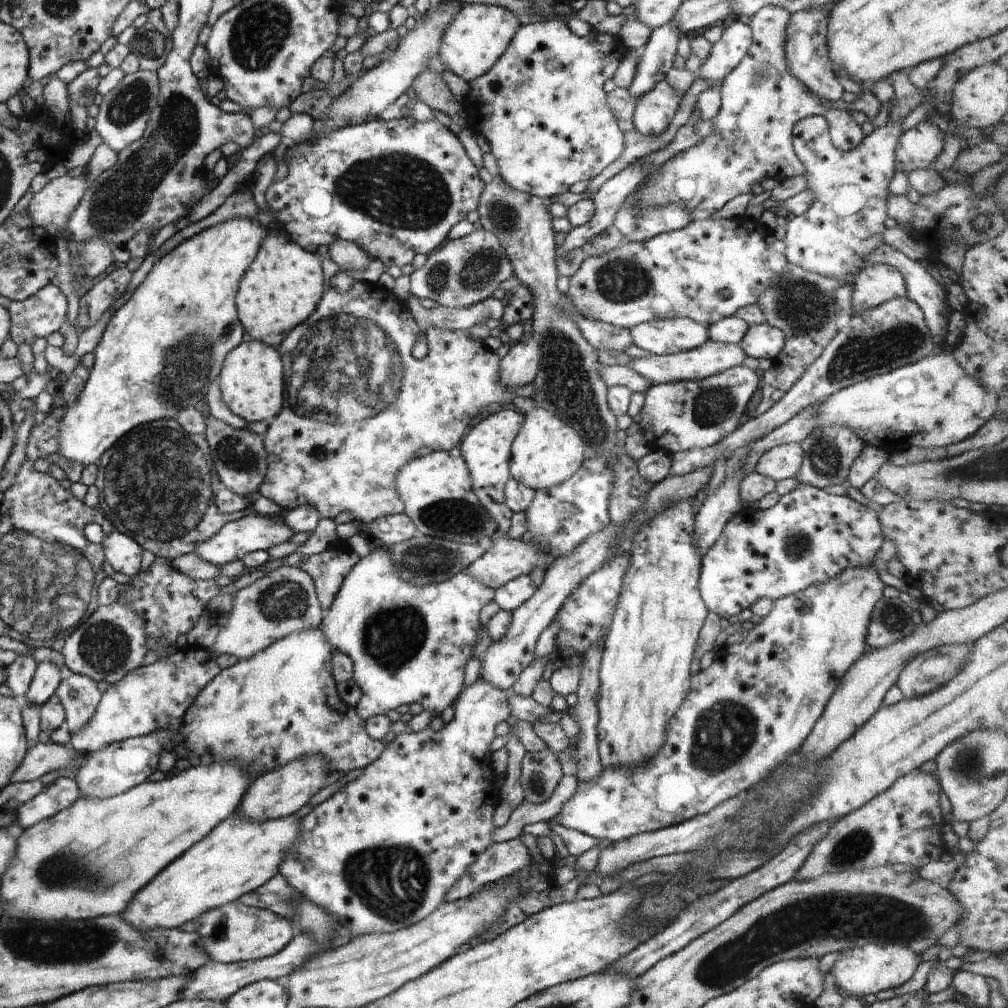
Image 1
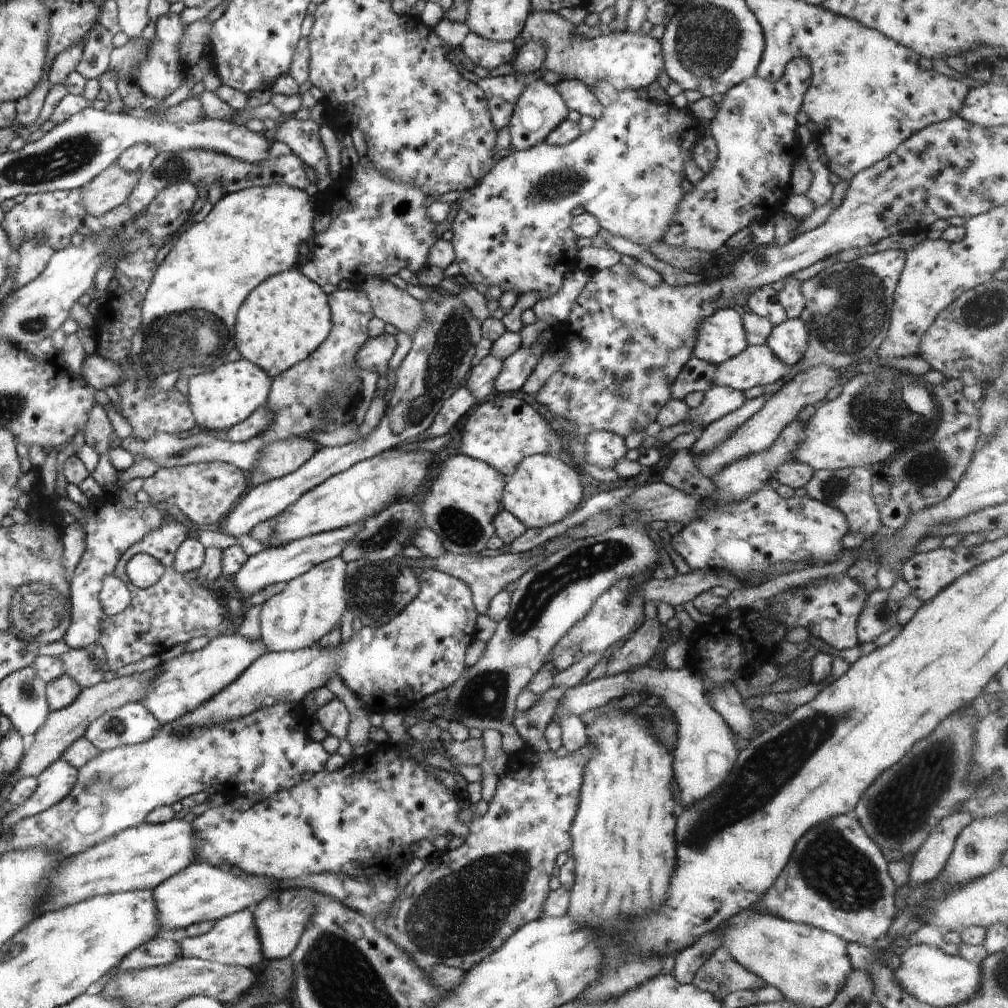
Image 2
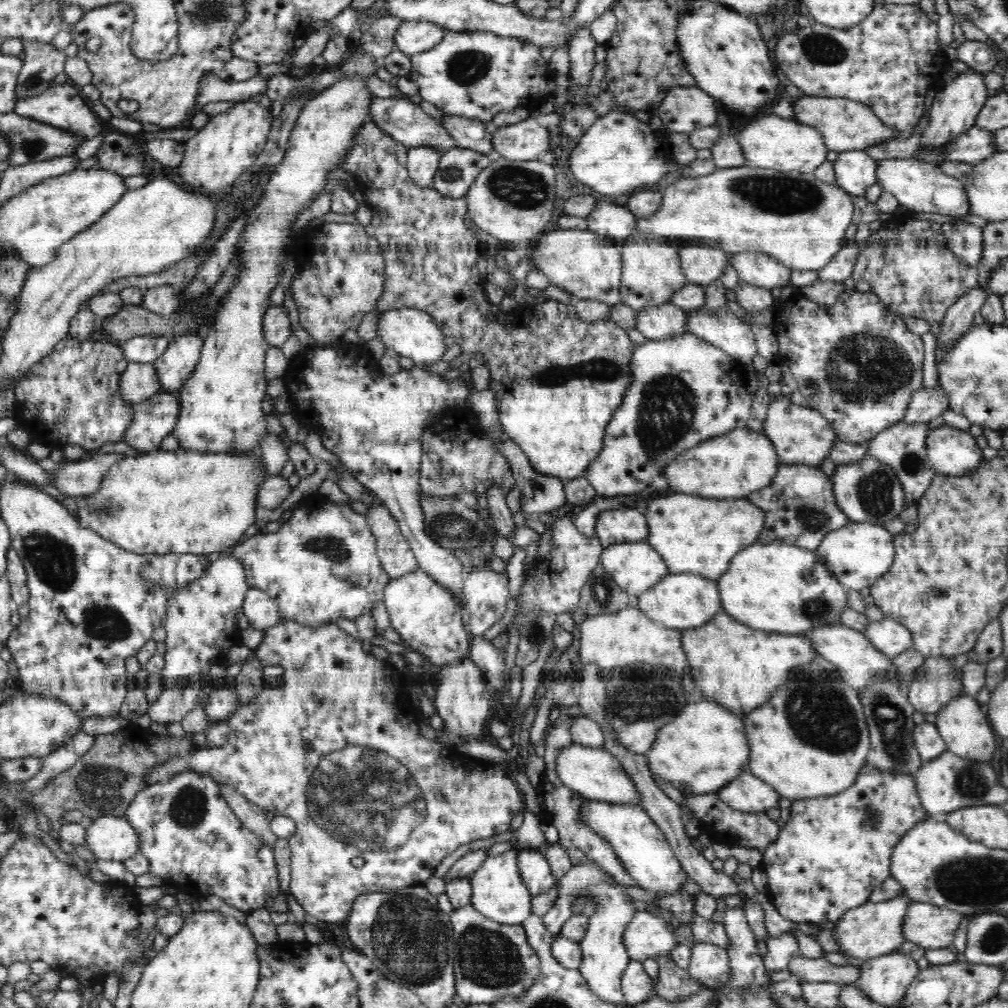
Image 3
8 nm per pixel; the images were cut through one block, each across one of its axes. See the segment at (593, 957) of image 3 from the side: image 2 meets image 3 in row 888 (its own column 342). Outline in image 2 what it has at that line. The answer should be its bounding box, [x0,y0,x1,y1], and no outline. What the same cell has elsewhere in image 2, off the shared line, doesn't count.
[259,556,348,652]

